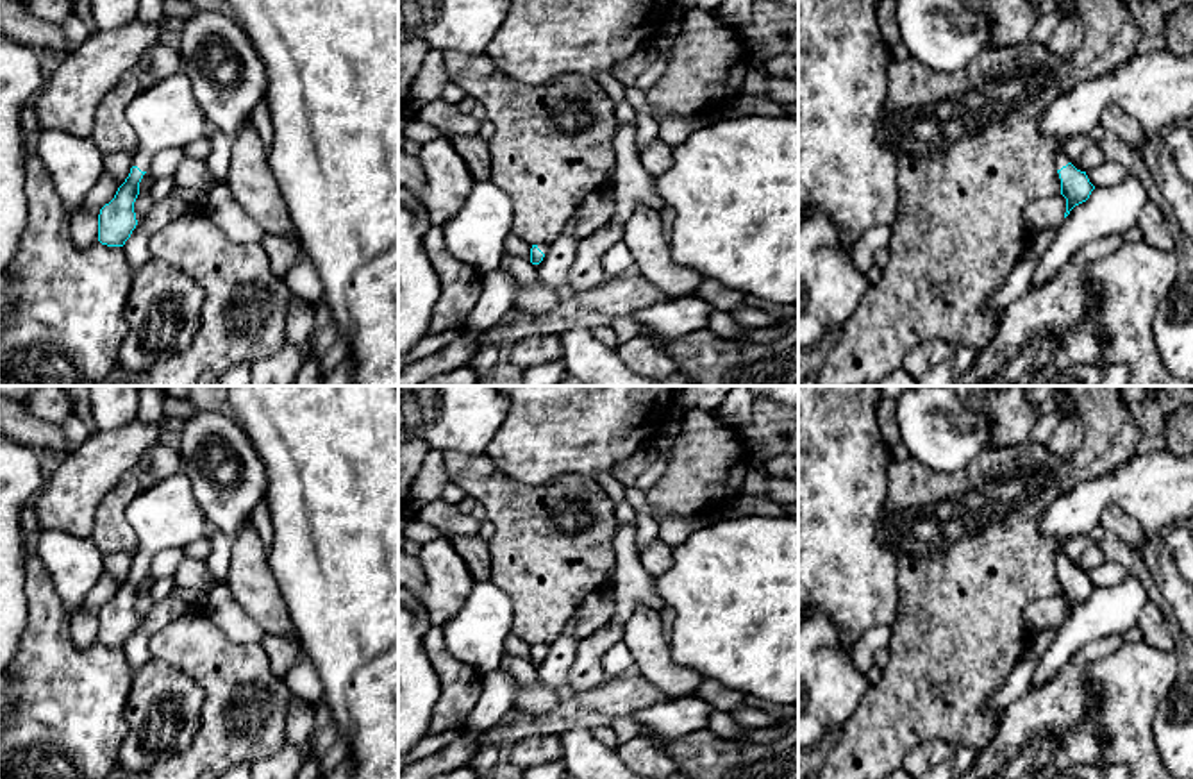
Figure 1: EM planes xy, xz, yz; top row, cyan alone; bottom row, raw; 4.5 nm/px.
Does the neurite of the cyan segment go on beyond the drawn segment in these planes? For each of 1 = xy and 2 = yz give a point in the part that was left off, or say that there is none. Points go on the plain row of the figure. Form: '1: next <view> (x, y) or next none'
1: next xy (166, 515)
2: next yz (1158, 490)

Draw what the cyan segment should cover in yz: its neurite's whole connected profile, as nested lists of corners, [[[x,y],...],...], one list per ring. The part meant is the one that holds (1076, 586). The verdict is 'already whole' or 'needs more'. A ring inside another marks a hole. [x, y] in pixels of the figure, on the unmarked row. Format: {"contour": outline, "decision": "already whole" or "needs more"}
{"contour": [[[1166,448],[1132,456],[1113,472],[1077,484],[1055,498],[1041,515],[1039,532],[1057,543],[1055,566],[1066,613],[1086,602],[1095,590],[1086,572],[1077,570],[1063,545],[1102,524],[1107,507],[1134,516],[1145,534],[1159,534],[1166,525],[1193,520],[1193,454],[1177,457]]], "decision": "needs more"}

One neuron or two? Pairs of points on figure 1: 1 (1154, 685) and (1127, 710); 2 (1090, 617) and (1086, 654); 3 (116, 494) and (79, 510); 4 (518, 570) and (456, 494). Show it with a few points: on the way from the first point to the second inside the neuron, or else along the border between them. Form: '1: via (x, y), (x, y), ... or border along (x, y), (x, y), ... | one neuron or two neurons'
1: via (1147, 690), (1134, 703) | one neuron
2: border along (1122, 636), (1102, 636), (1088, 642), (1058, 672) | two neurons
3: border along (131, 467), (99, 504), (95, 527), (90, 535) | two neurons
4: border along (449, 481), (454, 481), (470, 495) | two neurons

